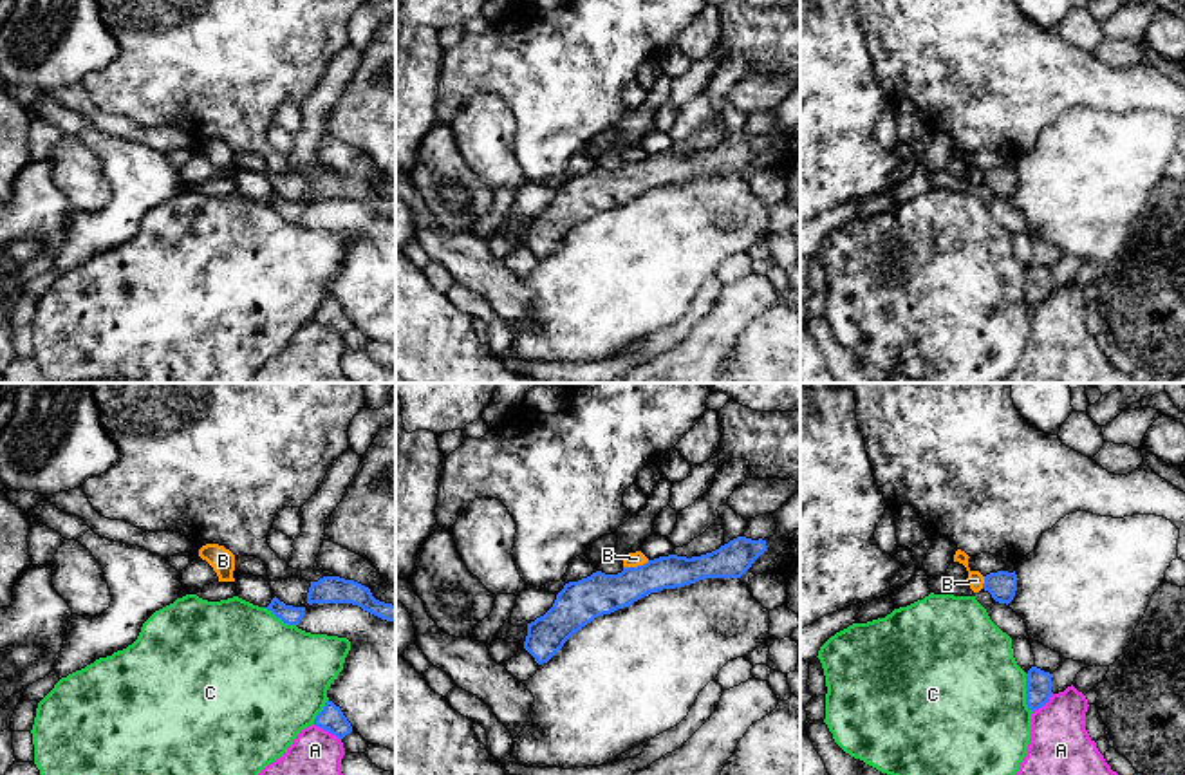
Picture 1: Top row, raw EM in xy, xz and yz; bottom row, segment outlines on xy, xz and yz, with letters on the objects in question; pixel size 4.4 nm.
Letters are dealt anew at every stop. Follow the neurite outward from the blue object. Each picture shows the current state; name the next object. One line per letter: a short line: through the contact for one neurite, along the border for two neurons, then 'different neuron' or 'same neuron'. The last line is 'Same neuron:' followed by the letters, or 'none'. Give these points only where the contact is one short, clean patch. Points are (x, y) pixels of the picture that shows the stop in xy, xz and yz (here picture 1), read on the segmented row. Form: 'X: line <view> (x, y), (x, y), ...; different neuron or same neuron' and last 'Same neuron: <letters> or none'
A: different neuron
B: line xz (649, 560), (624, 568); different neuron
C: different neuron
Same neuron: none

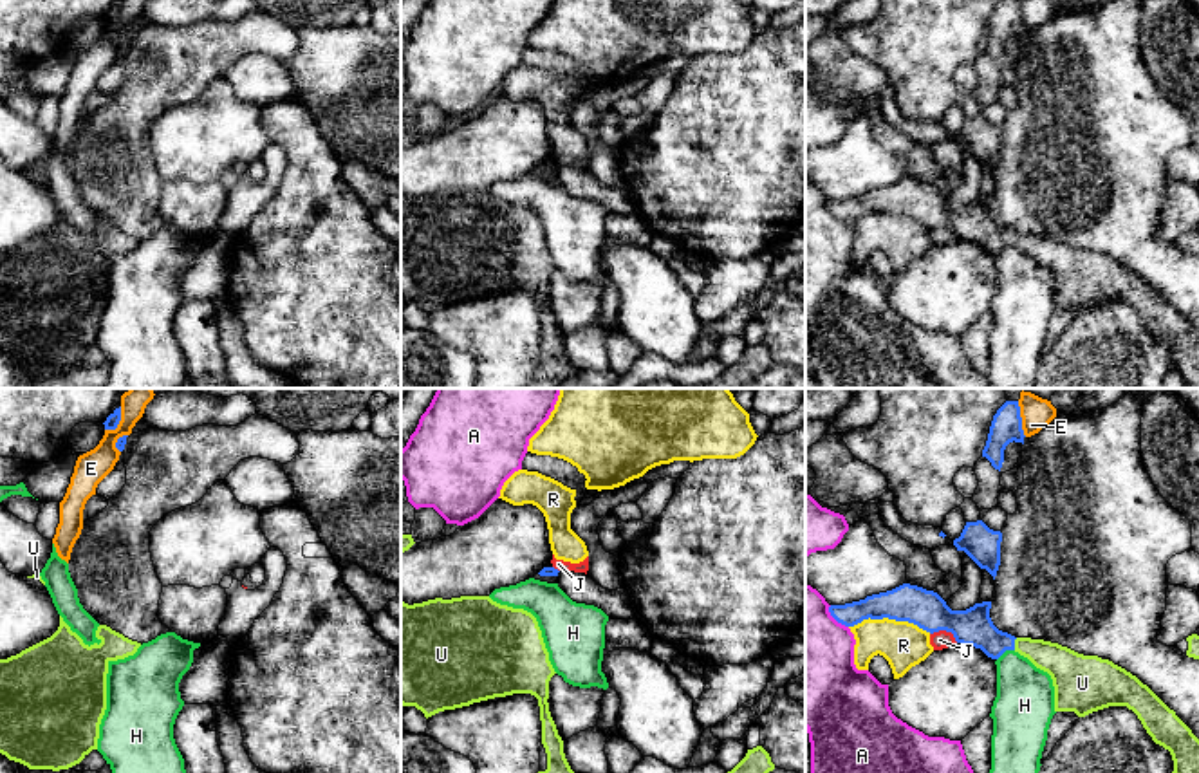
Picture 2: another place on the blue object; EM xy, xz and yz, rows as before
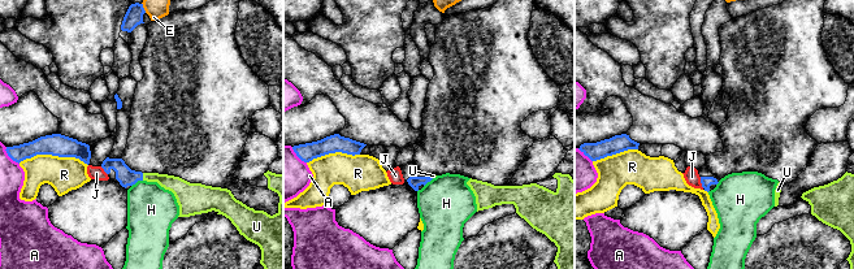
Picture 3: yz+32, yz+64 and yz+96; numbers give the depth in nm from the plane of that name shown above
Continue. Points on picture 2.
A: different neuron
E: different neuron
H: different neuron
J: different neuron
R: different neuron
U: line yz (974, 625), (992, 642), (1013, 643), (1033, 649), (1064, 665); same neuron
Same neuron: U

